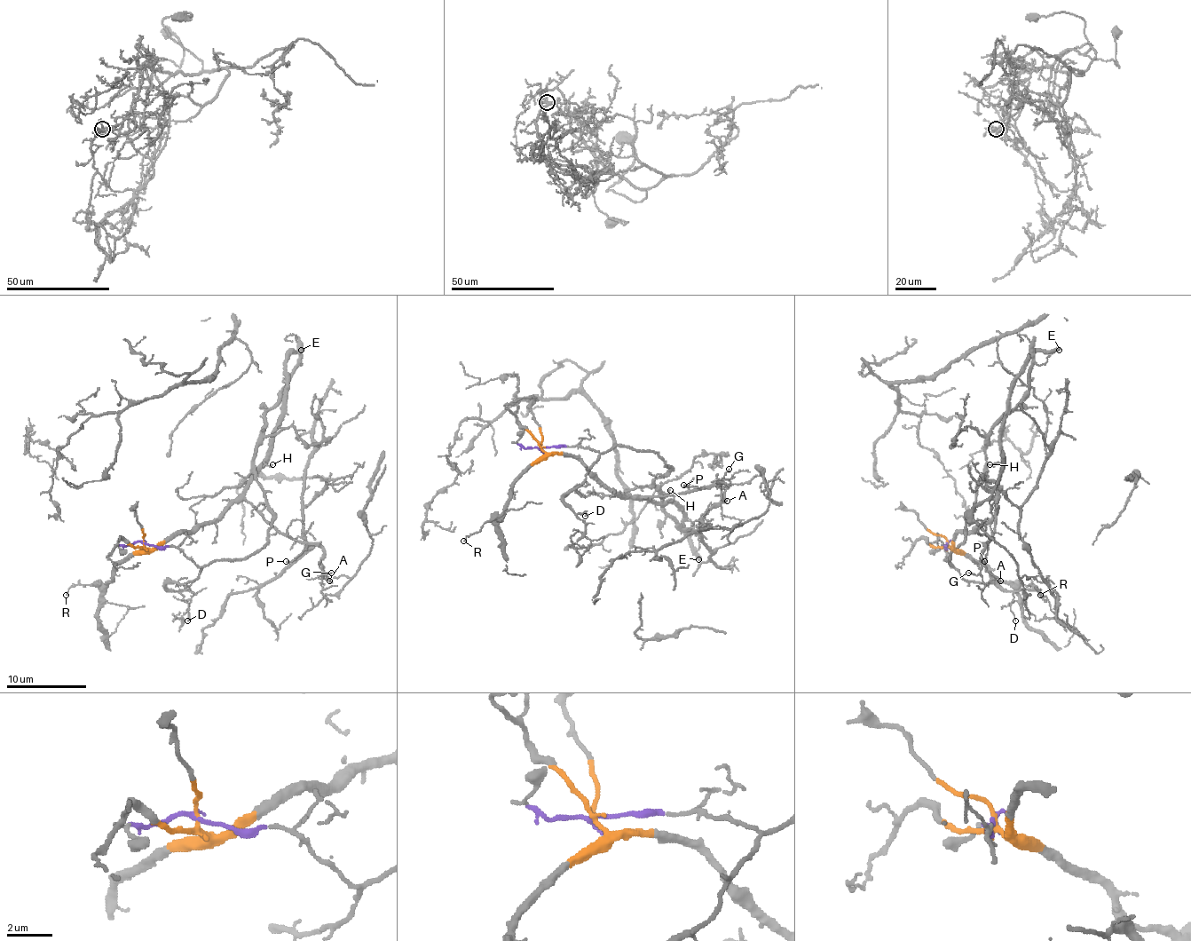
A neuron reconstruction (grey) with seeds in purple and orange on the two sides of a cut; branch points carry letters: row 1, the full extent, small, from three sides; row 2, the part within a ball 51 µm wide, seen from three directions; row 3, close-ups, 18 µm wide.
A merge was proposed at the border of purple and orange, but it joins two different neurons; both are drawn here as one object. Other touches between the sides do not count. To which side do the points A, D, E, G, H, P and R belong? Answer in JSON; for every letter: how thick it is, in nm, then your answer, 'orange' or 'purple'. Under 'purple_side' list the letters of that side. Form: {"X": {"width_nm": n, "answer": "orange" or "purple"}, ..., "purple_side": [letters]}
{"A": {"width_nm": 110, "answer": "orange"}, "D": {"width_nm": 100, "answer": "purple"}, "E": {"width_nm": 400, "answer": "orange"}, "G": {"width_nm": 140, "answer": "orange"}, "H": {"width_nm": 130, "answer": "orange"}, "P": {"width_nm": 110, "answer": "orange"}, "R": {"width_nm": 110, "answer": "orange"}, "purple_side": ["D"]}

